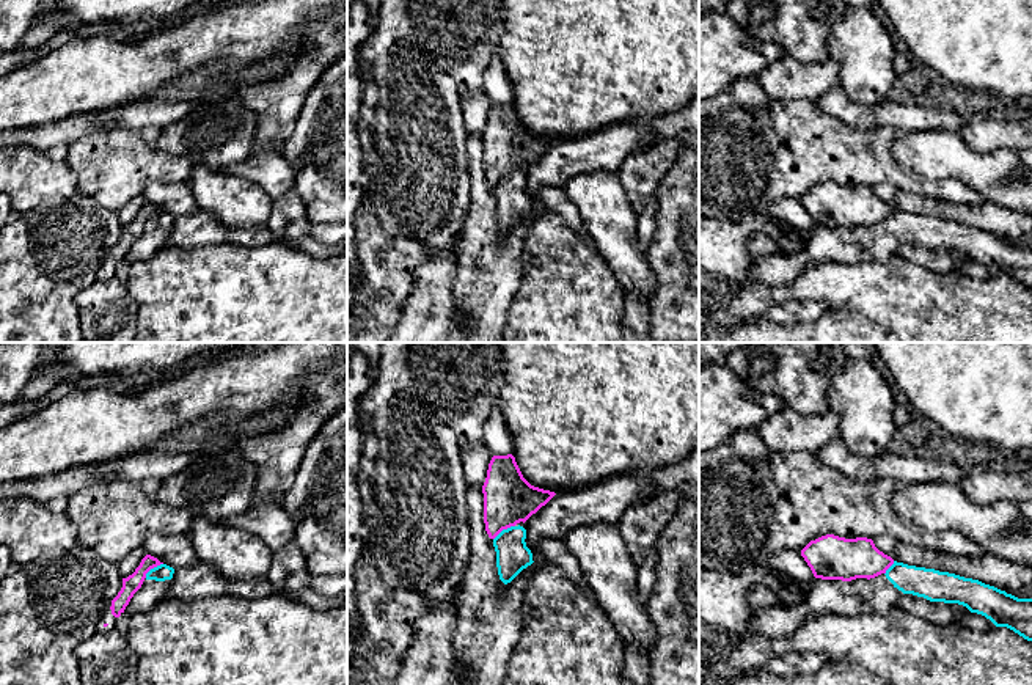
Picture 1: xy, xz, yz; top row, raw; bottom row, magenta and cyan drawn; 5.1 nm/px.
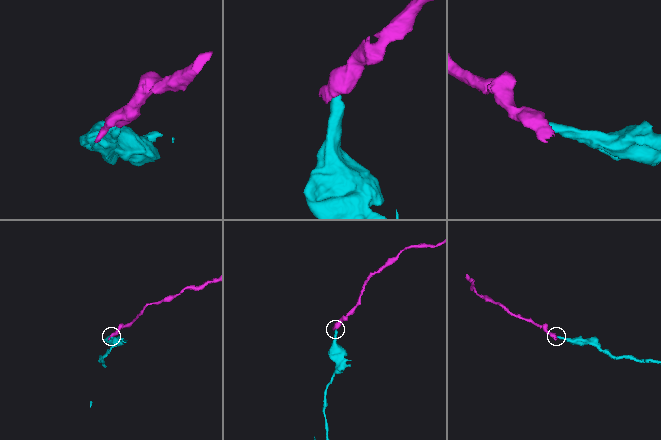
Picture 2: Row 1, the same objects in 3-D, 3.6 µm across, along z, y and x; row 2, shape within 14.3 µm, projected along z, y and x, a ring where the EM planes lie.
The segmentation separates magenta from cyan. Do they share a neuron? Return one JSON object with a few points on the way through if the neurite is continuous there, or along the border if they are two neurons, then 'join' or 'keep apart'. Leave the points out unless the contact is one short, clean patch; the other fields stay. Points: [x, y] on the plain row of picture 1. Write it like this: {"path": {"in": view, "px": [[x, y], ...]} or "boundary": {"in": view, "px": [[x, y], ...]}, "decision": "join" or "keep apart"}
{"boundary": {"in": "xz", "px": [[514, 173], [503, 178], [494, 187]]}, "decision": "keep apart"}

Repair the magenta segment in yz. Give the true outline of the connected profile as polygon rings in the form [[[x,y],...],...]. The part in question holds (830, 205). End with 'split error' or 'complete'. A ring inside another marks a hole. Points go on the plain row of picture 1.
[[[834,182],[811,189],[801,204],[815,226],[851,229],[875,226],[894,212],[894,207],[880,200],[872,187],[845,187]]]; complete

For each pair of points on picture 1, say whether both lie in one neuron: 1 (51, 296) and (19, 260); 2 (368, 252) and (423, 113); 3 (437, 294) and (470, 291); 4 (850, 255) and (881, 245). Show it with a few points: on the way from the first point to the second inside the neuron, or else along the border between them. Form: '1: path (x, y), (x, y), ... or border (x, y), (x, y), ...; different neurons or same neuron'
1: path (41, 286), (30, 275), (29, 269); same neuron
2: path (402, 217), (415, 205), (415, 148); same neuron
3: border (456, 256), (454, 302), (465, 313), (467, 326); different neurons
4: path (847, 244), (860, 238), (870, 244); same neuron

